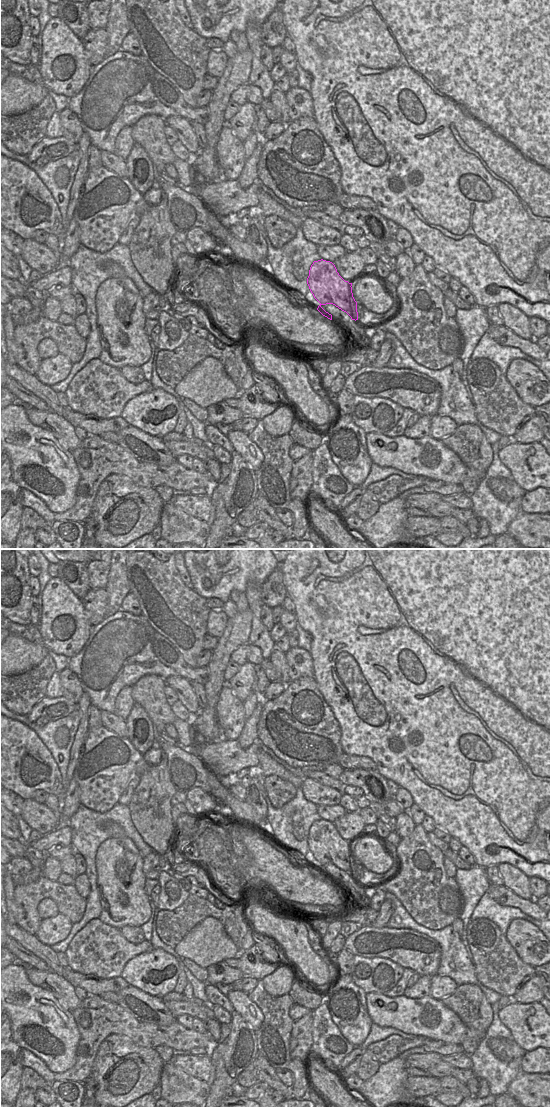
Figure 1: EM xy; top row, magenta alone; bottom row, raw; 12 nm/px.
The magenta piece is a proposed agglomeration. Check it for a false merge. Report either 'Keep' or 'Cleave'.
Keep.

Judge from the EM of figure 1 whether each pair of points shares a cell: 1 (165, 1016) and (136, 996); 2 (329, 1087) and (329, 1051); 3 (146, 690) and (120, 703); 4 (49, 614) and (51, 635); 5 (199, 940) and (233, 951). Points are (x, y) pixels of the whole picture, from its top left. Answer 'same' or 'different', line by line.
1: same
2: different
3: different
4: same
5: same

